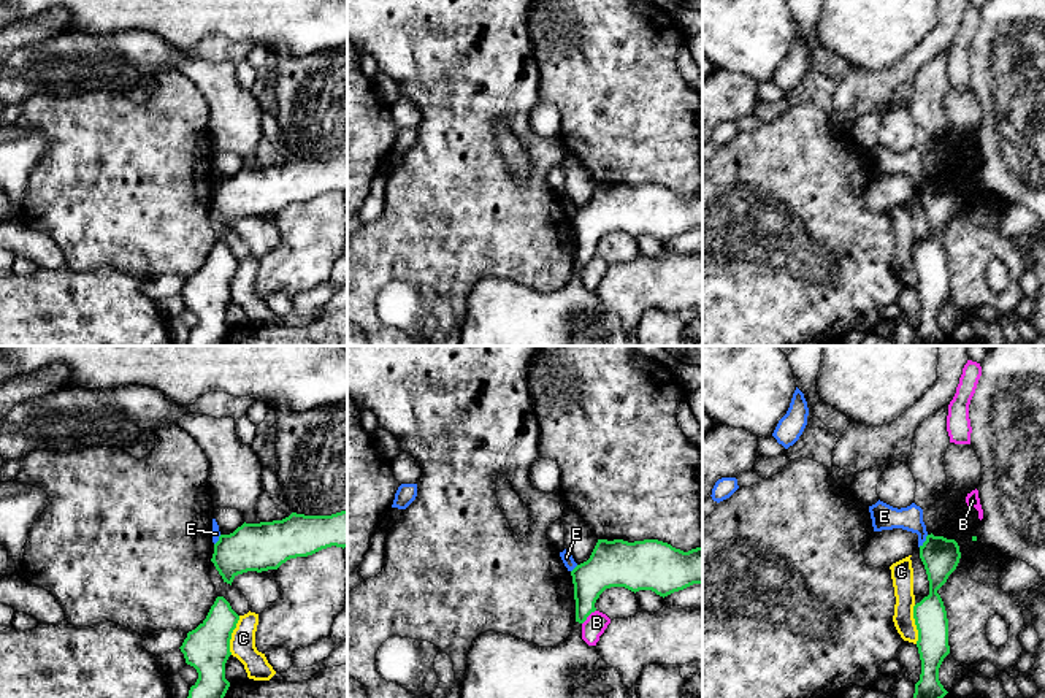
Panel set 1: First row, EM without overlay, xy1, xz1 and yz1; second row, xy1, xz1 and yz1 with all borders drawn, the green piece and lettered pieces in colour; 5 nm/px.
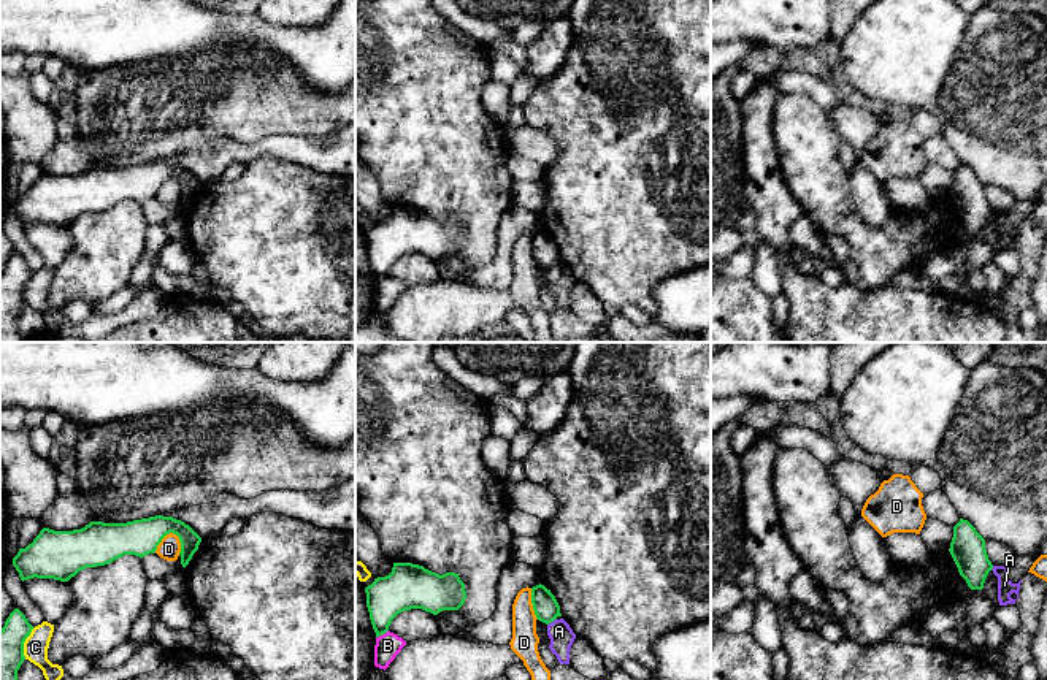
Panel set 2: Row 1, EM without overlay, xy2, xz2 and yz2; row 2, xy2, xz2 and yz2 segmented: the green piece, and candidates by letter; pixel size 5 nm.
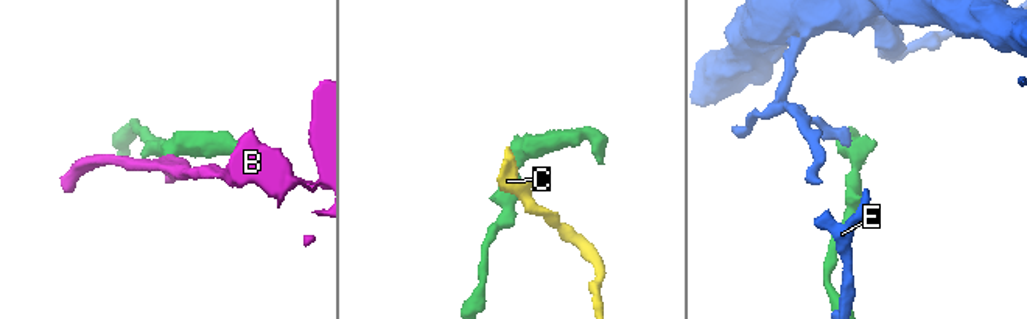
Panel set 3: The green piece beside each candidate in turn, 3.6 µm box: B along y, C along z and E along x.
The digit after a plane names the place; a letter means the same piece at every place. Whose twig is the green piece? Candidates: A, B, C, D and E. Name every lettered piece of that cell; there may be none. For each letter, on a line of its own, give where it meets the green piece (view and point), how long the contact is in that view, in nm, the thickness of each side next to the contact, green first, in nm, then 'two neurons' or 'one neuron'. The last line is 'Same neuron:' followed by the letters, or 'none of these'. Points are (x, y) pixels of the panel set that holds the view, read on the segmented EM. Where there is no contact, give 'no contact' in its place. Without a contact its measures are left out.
A: xz2 (551, 622) | 60 nm | 130/120 nm | one neuron
B: xz1 (587, 616) | 100 nm | 190/110 nm | two neurons
C: xy1 (230, 635) | 200 nm | 240/130 nm | two neurons
D: xy2 (164, 536) | 150 nm | 190/110 nm | two neurons
E: yz1 (925, 541) | 80 nm | 190/130 nm | two neurons
Same neuron: A

